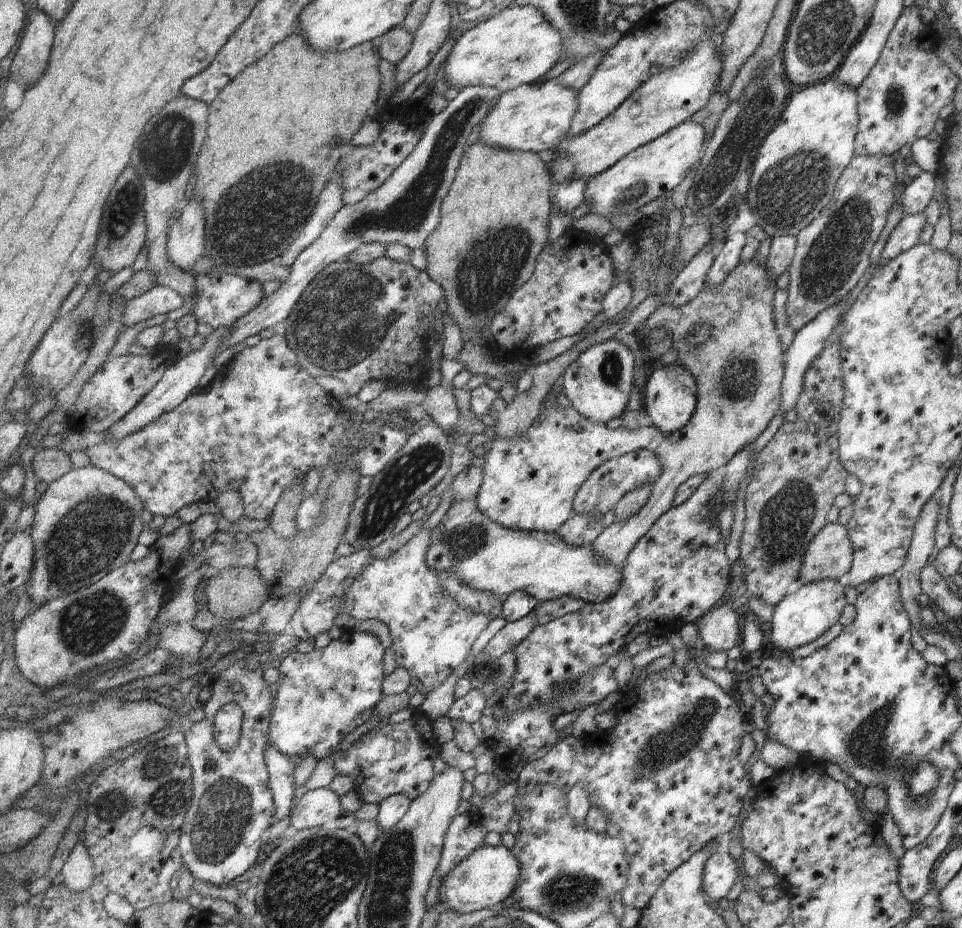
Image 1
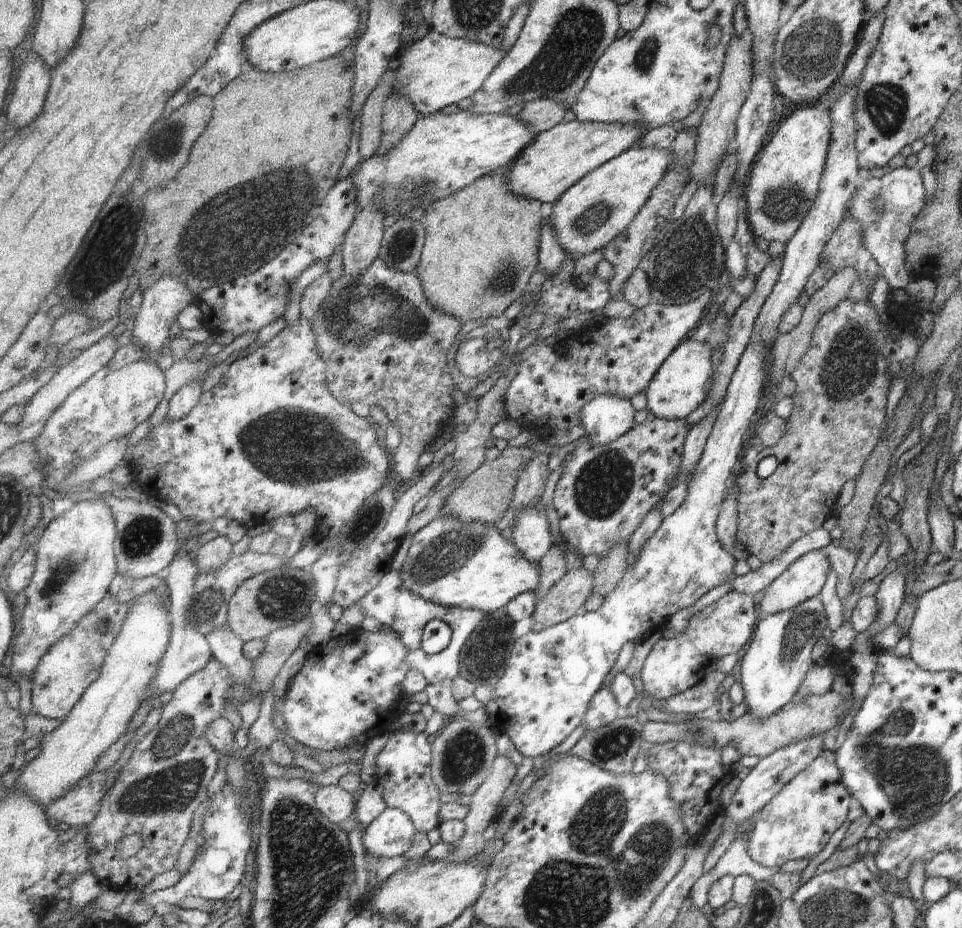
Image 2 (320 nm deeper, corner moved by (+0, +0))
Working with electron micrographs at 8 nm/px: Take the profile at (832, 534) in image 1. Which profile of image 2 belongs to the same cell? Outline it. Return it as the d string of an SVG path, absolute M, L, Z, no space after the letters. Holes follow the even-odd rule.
M821 550L794 560L766 586L759 602L763 616L786 611L811 597L818 597L829 569L830 564Z

